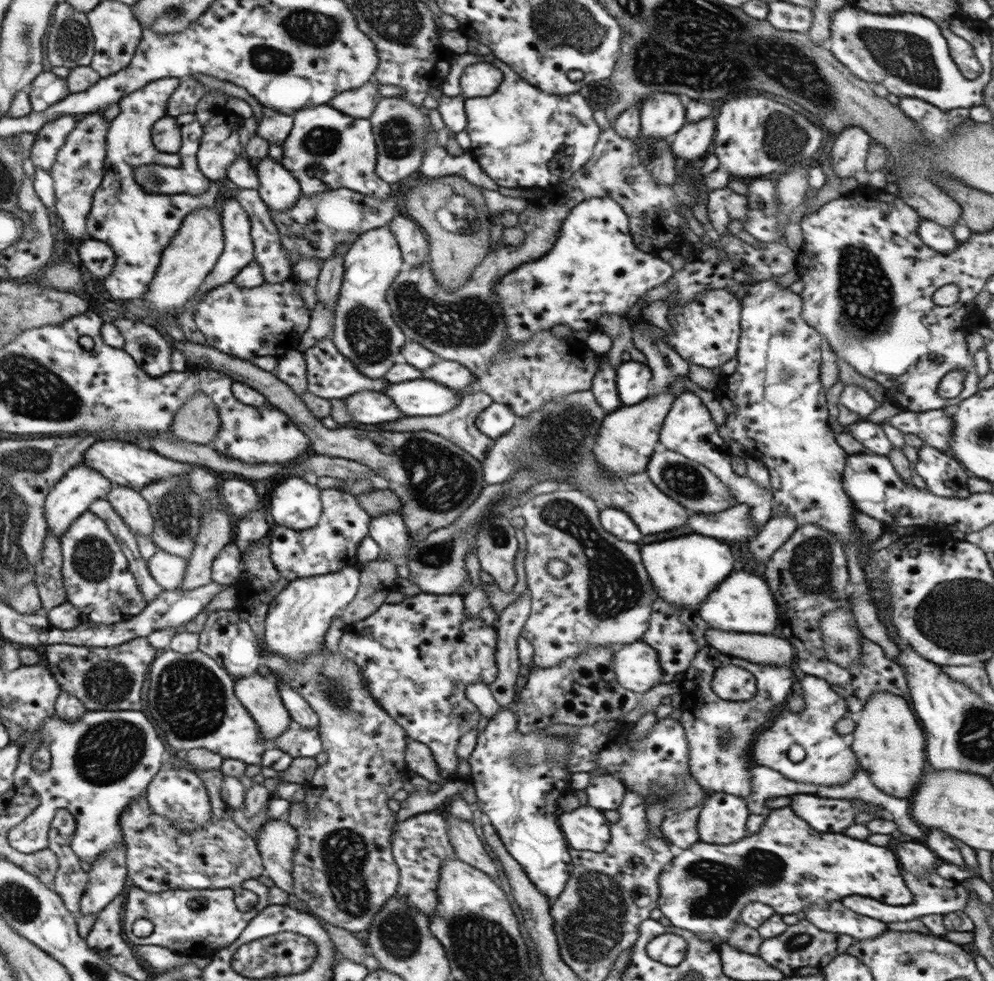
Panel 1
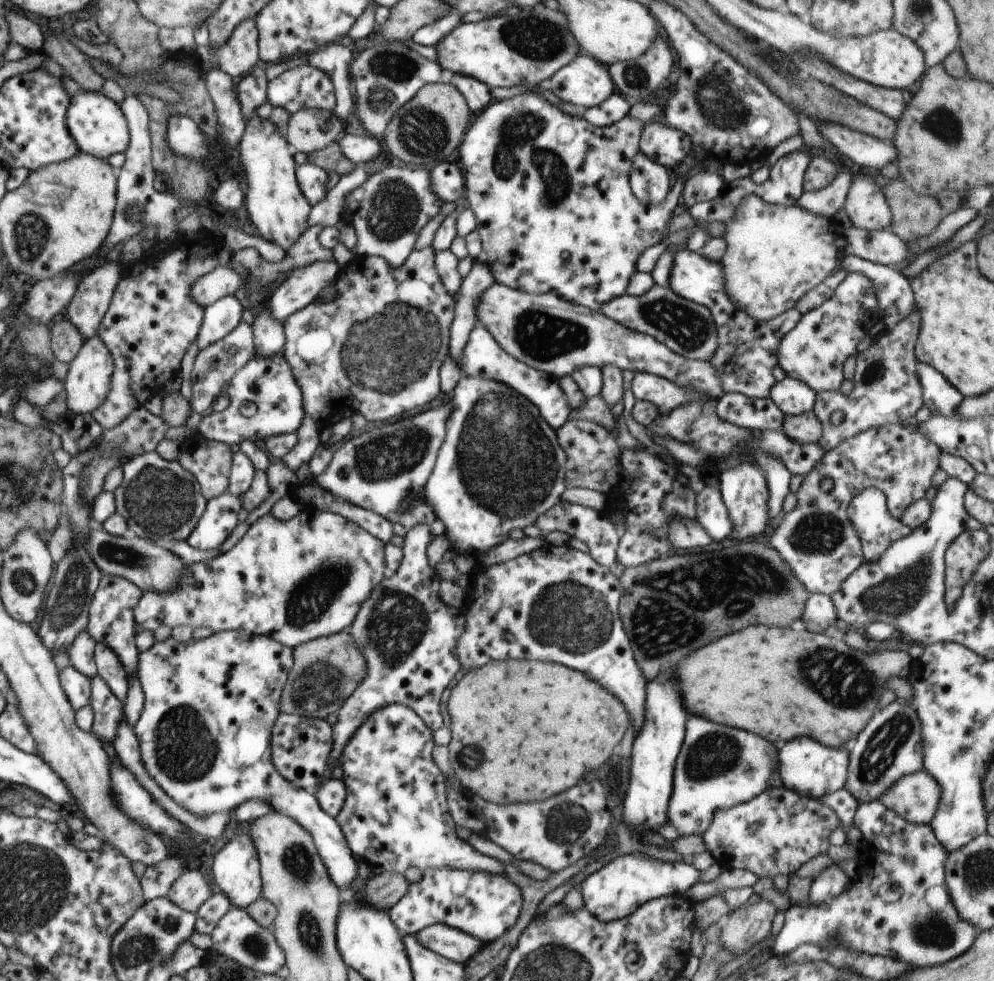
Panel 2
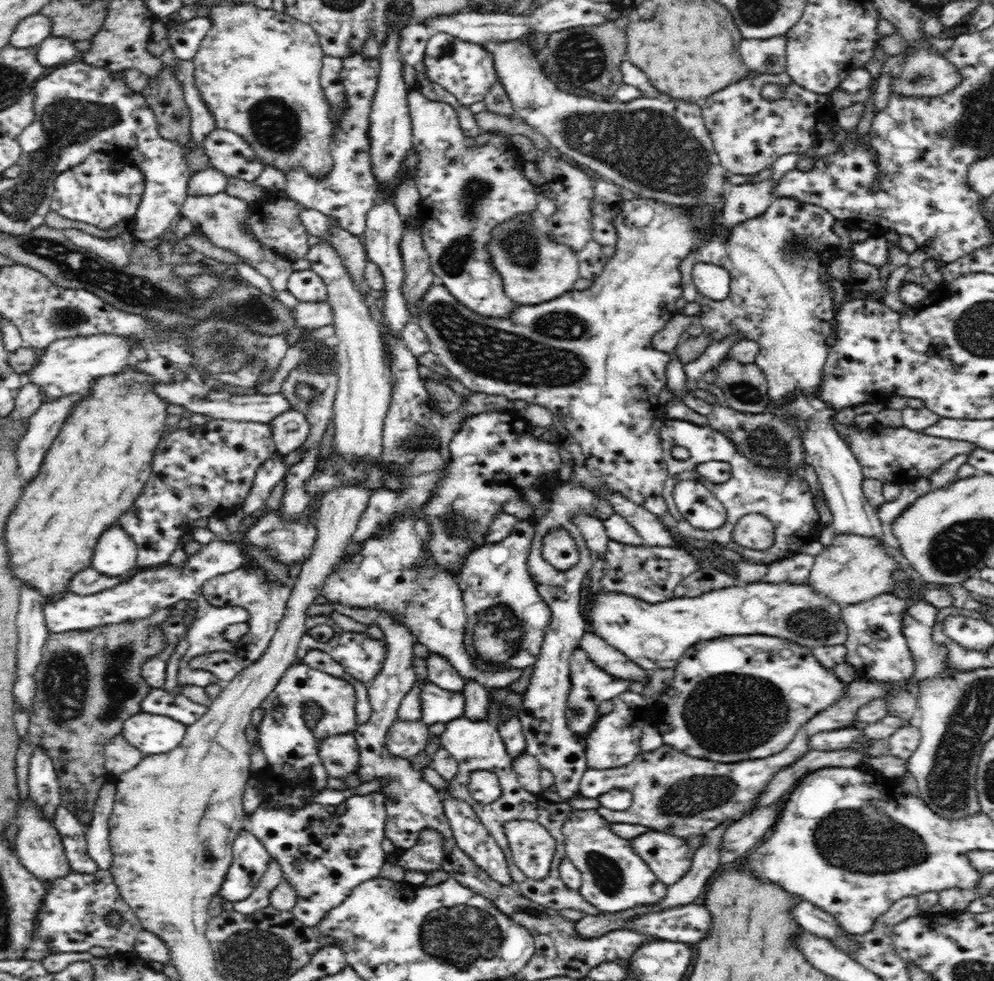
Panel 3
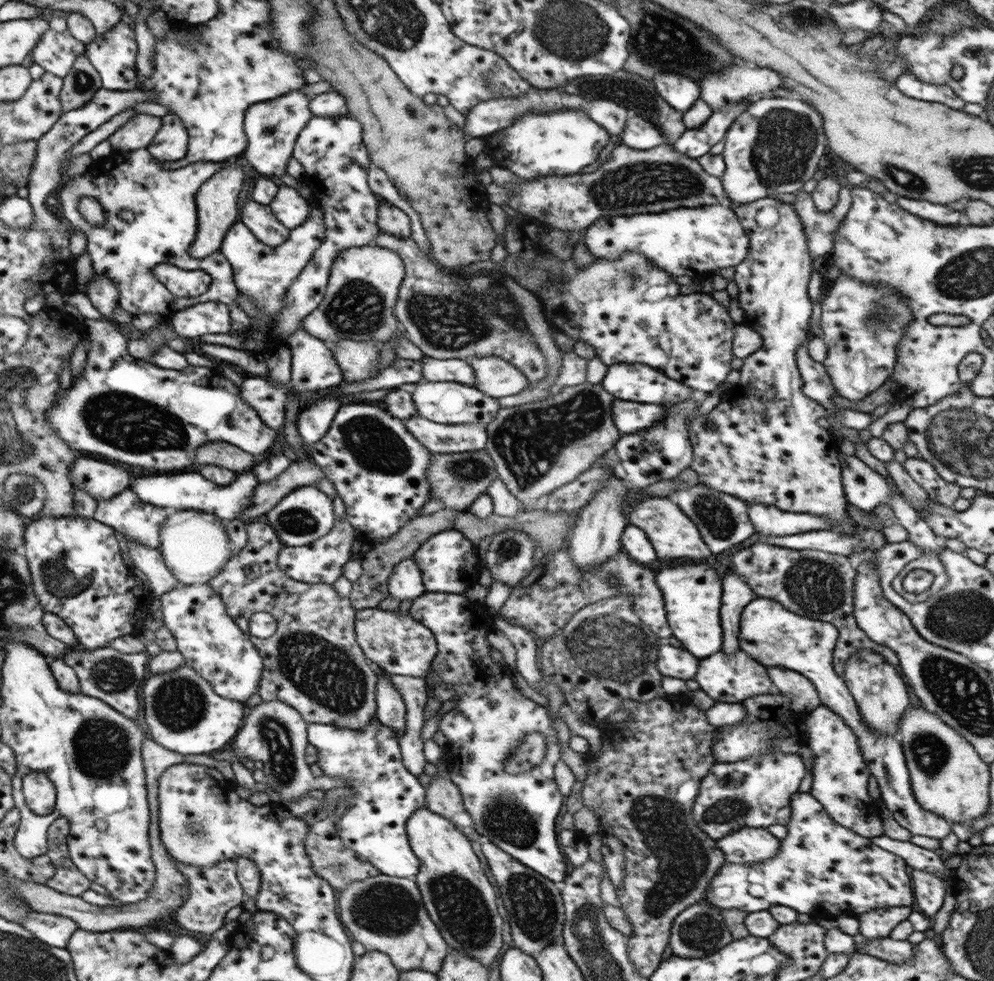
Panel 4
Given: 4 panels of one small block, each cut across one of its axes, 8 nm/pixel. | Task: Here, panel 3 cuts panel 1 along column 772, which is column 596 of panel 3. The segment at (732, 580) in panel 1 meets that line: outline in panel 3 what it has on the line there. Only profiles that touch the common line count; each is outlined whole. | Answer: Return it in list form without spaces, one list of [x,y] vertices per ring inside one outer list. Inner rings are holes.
[[[762,581],[755,582],[754,584],[748,583],[748,586],[732,586],[732,588],[721,588],[720,590],[713,590],[708,594],[696,596],[696,598],[690,597],[674,597],[672,600],[667,600],[658,604],[646,603],[636,597],[624,595],[624,593],[607,592],[598,593],[593,601],[589,602],[589,606],[584,606],[589,609],[589,630],[593,631],[595,635],[602,638],[607,644],[616,648],[616,650],[625,654],[630,660],[640,665],[644,670],[650,670],[655,668],[675,668],[678,661],[684,656],[685,651],[688,650],[694,644],[699,644],[702,640],[714,640],[720,638],[720,636],[736,636],[736,634],[766,634],[766,636],[778,636],[779,638],[786,638],[794,643],[798,643],[802,646],[806,646],[809,649],[814,646],[827,646],[832,645],[844,645],[847,642],[848,631],[846,631],[846,624],[840,621],[840,608],[842,606],[828,601],[826,597],[822,595],[816,595],[814,589],[806,583],[799,585],[795,584],[770,584]]]

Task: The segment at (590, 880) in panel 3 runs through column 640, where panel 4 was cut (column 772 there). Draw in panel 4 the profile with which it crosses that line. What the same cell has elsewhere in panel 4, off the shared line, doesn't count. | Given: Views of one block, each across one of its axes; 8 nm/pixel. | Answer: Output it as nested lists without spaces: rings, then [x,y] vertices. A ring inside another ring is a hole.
[[[795,792],[790,796],[791,814],[785,838],[779,841],[779,851],[771,859],[759,863],[737,865],[725,862],[717,875],[709,881],[701,904],[723,910],[745,910],[747,913],[785,906],[798,914],[807,914],[813,920],[835,917],[857,918],[877,908],[913,907],[914,899],[908,868],[904,860],[871,844],[871,841],[831,820],[825,809],[809,793]]]

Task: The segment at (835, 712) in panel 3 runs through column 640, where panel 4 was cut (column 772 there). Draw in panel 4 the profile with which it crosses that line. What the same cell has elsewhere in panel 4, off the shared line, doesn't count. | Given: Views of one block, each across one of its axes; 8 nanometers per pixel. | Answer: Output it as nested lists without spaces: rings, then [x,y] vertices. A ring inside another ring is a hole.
[[[767,751],[735,762],[713,763],[698,784],[698,793],[690,814],[695,824],[717,841],[739,828],[767,828],[772,824],[789,822],[790,796],[797,792],[805,766],[797,754]]]

